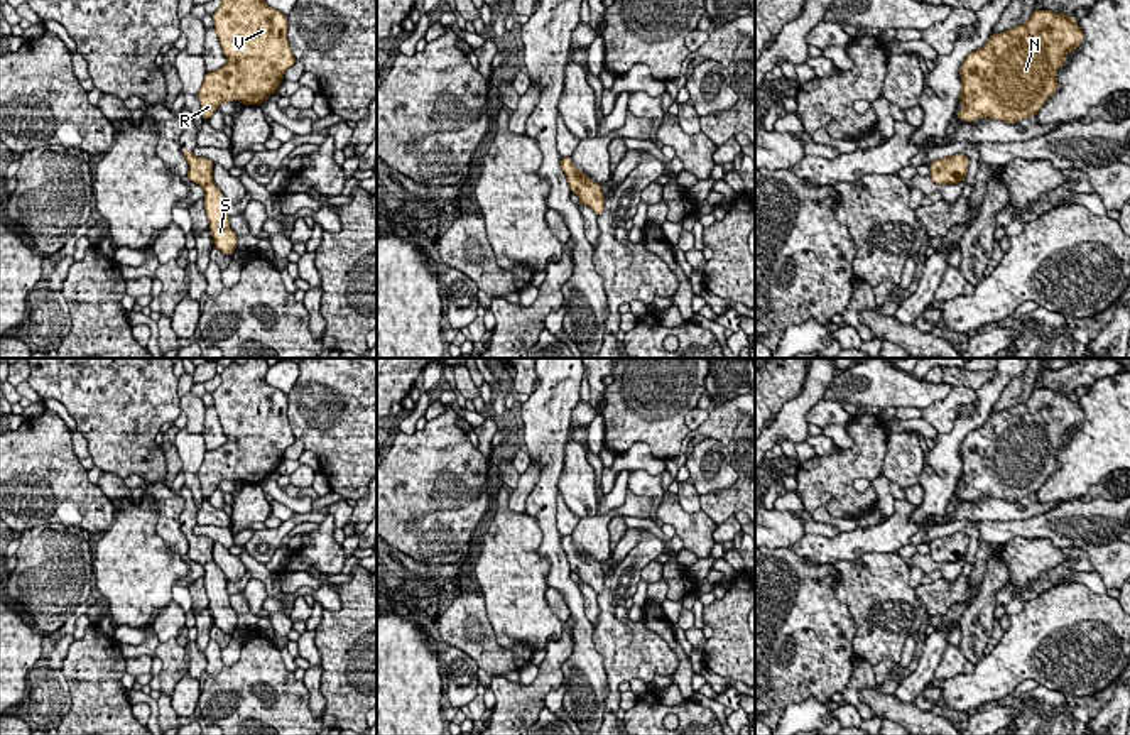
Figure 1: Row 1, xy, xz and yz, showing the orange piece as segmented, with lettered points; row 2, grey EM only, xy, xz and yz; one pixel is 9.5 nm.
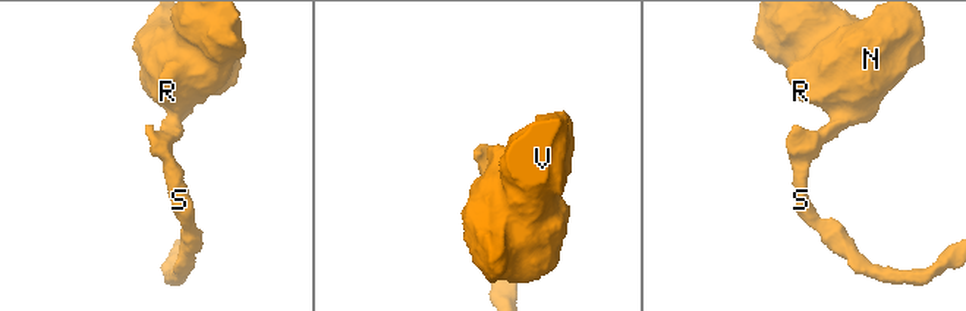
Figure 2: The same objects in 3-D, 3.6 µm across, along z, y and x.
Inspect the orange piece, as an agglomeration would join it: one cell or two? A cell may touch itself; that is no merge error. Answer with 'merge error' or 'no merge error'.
no merge error

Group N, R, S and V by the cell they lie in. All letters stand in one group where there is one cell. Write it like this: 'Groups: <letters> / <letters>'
Groups: N R S V

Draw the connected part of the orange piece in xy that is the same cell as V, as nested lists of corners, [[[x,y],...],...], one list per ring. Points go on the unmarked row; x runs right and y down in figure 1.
[[[248,358],[243,365],[231,362],[221,373],[221,384],[213,392],[213,400],[228,439],[223,446],[204,453],[198,471],[201,493],[206,500],[221,482],[231,482],[235,476],[245,485],[262,483],[277,471],[285,449],[296,443],[287,419],[287,394],[265,382],[267,372],[265,358]]]

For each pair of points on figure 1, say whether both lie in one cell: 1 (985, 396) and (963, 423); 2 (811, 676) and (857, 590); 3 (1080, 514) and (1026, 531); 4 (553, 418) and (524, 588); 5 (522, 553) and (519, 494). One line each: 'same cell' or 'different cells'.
1: same cell
2: different cells
3: same cell
4: different cells
5: different cells

